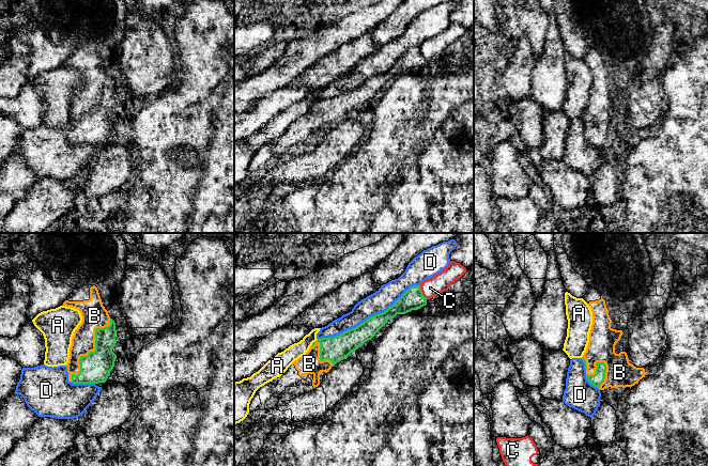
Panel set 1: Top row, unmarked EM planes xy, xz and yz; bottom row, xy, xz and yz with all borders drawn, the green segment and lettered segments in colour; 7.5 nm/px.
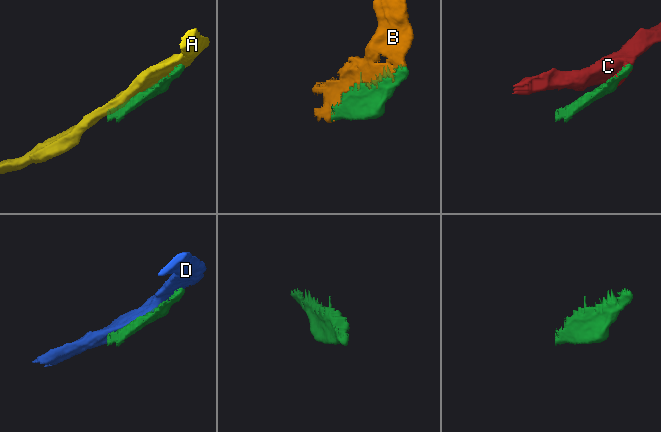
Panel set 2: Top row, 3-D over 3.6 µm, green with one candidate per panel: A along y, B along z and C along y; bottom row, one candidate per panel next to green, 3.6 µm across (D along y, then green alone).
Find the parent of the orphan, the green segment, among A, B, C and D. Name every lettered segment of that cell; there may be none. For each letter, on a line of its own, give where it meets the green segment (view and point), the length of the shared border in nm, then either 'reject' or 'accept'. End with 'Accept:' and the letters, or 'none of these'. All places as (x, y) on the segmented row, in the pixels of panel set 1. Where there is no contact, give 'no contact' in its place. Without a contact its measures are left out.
A: contact xz (313, 342); length 80 nm; reject
B: contact xy (92, 352); length 550 nm; accept
C: contact xz (421, 292); length 120 nm; reject
D: contact xz (369, 317); length 850 nm; reject
Accept: B

